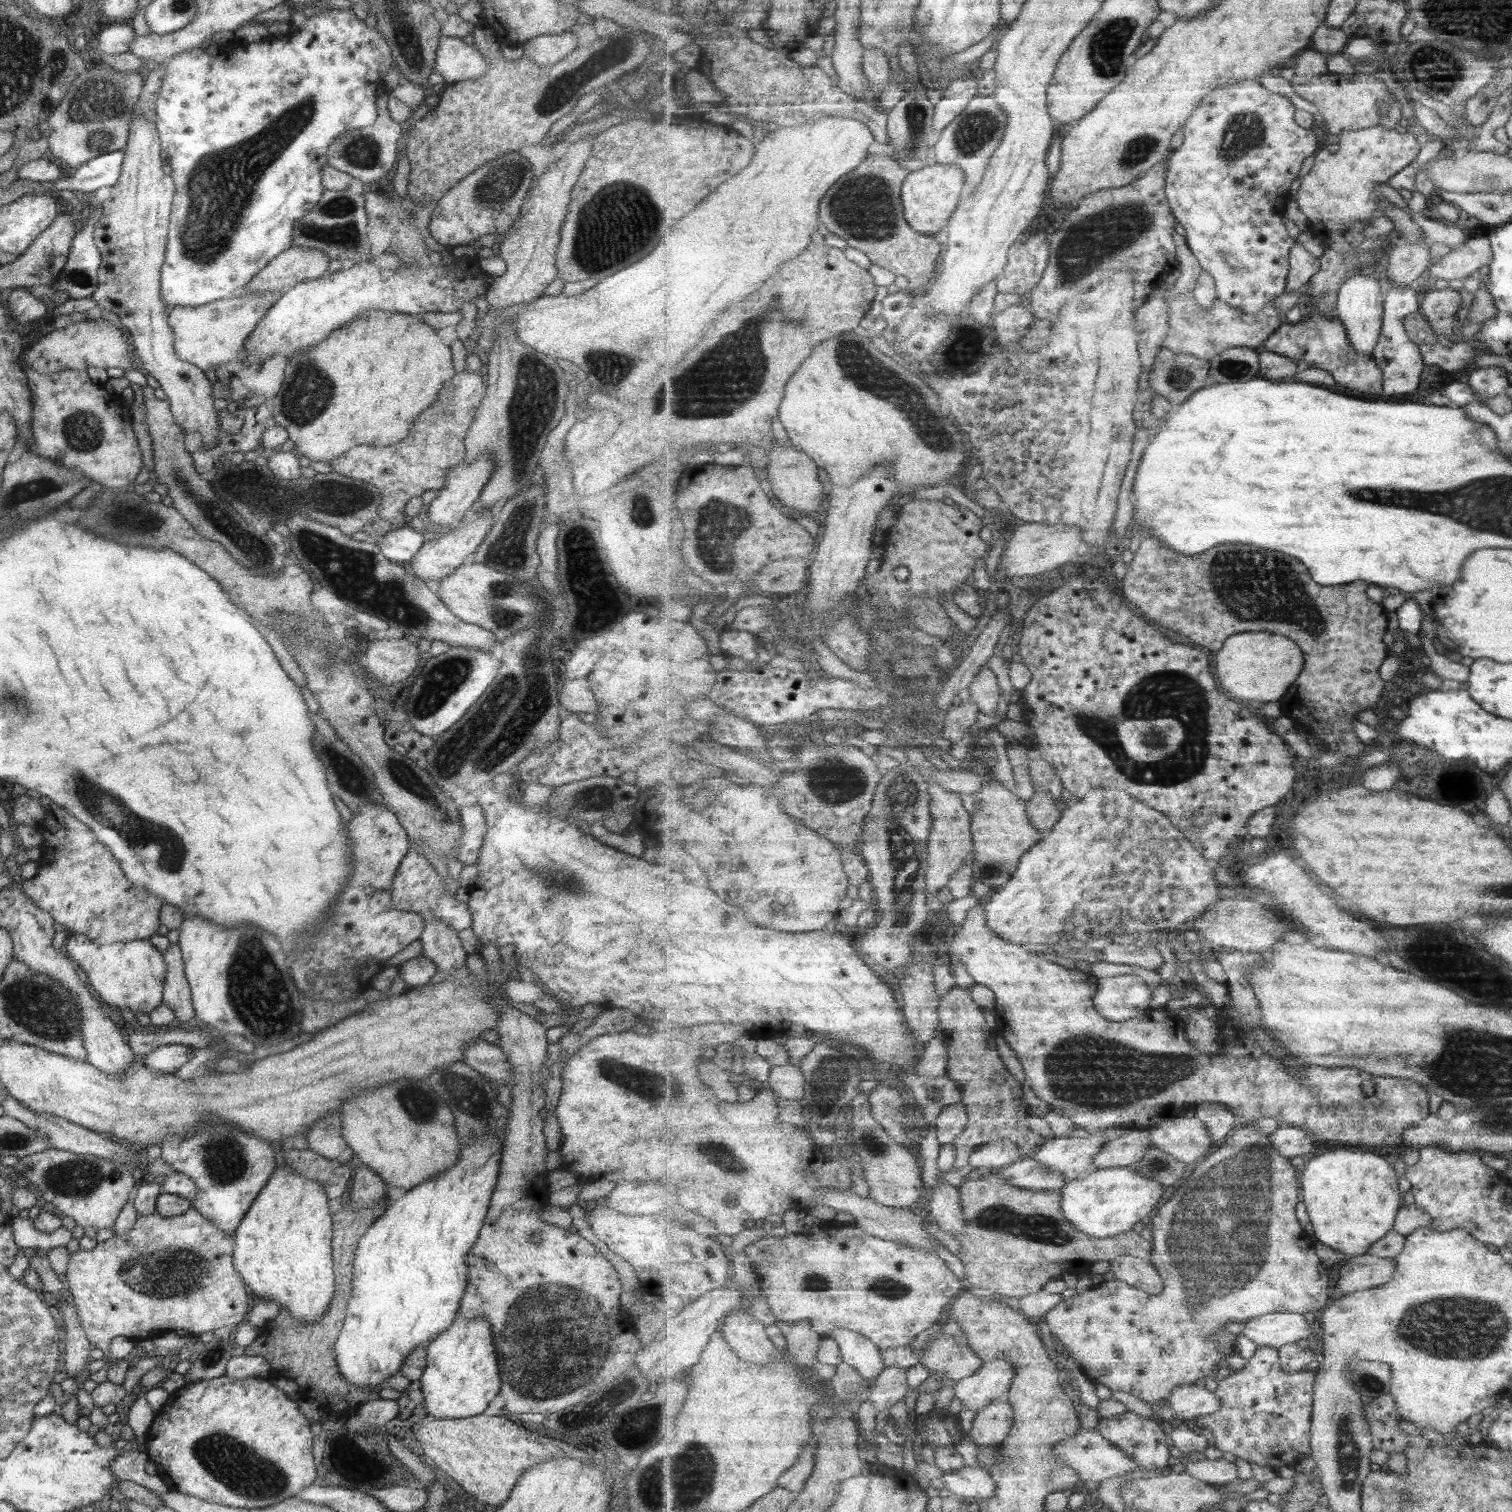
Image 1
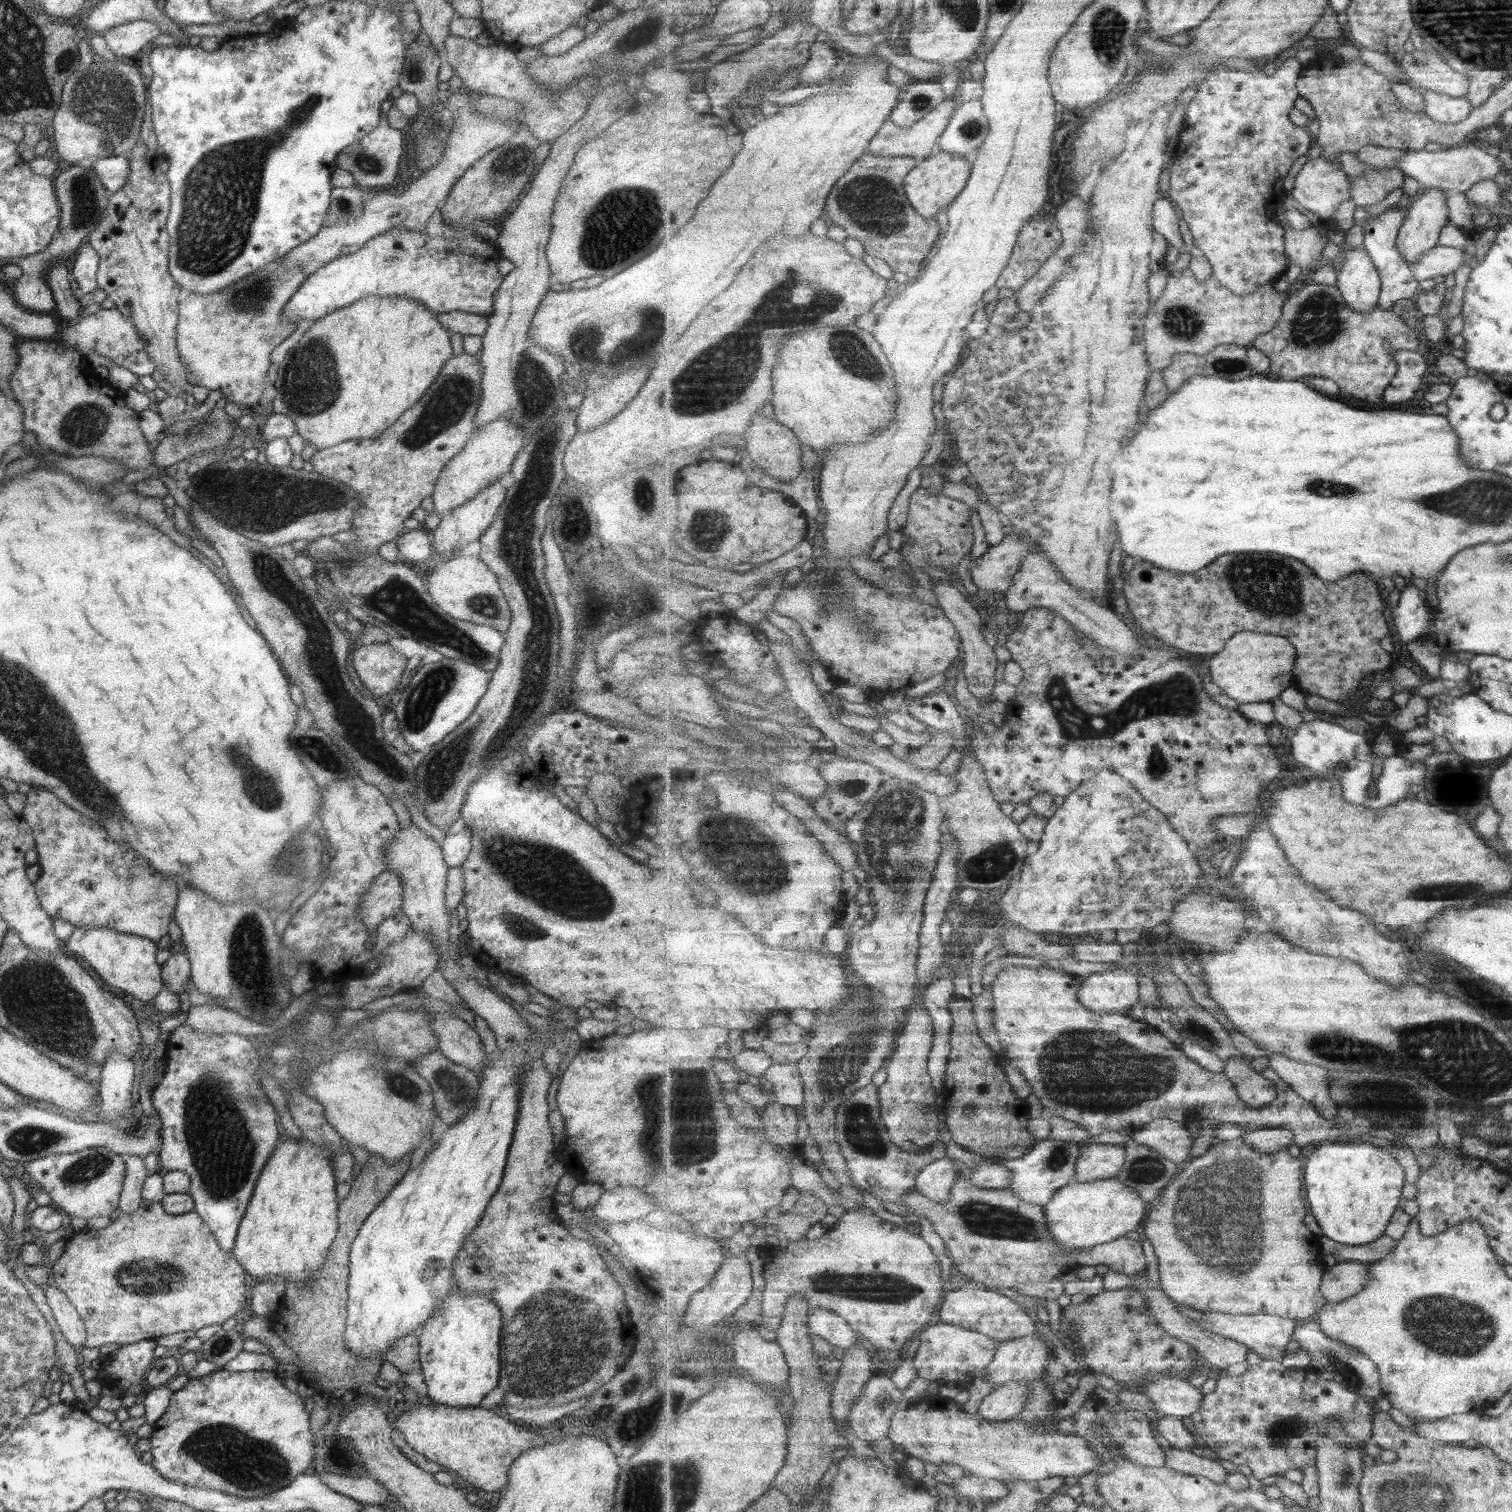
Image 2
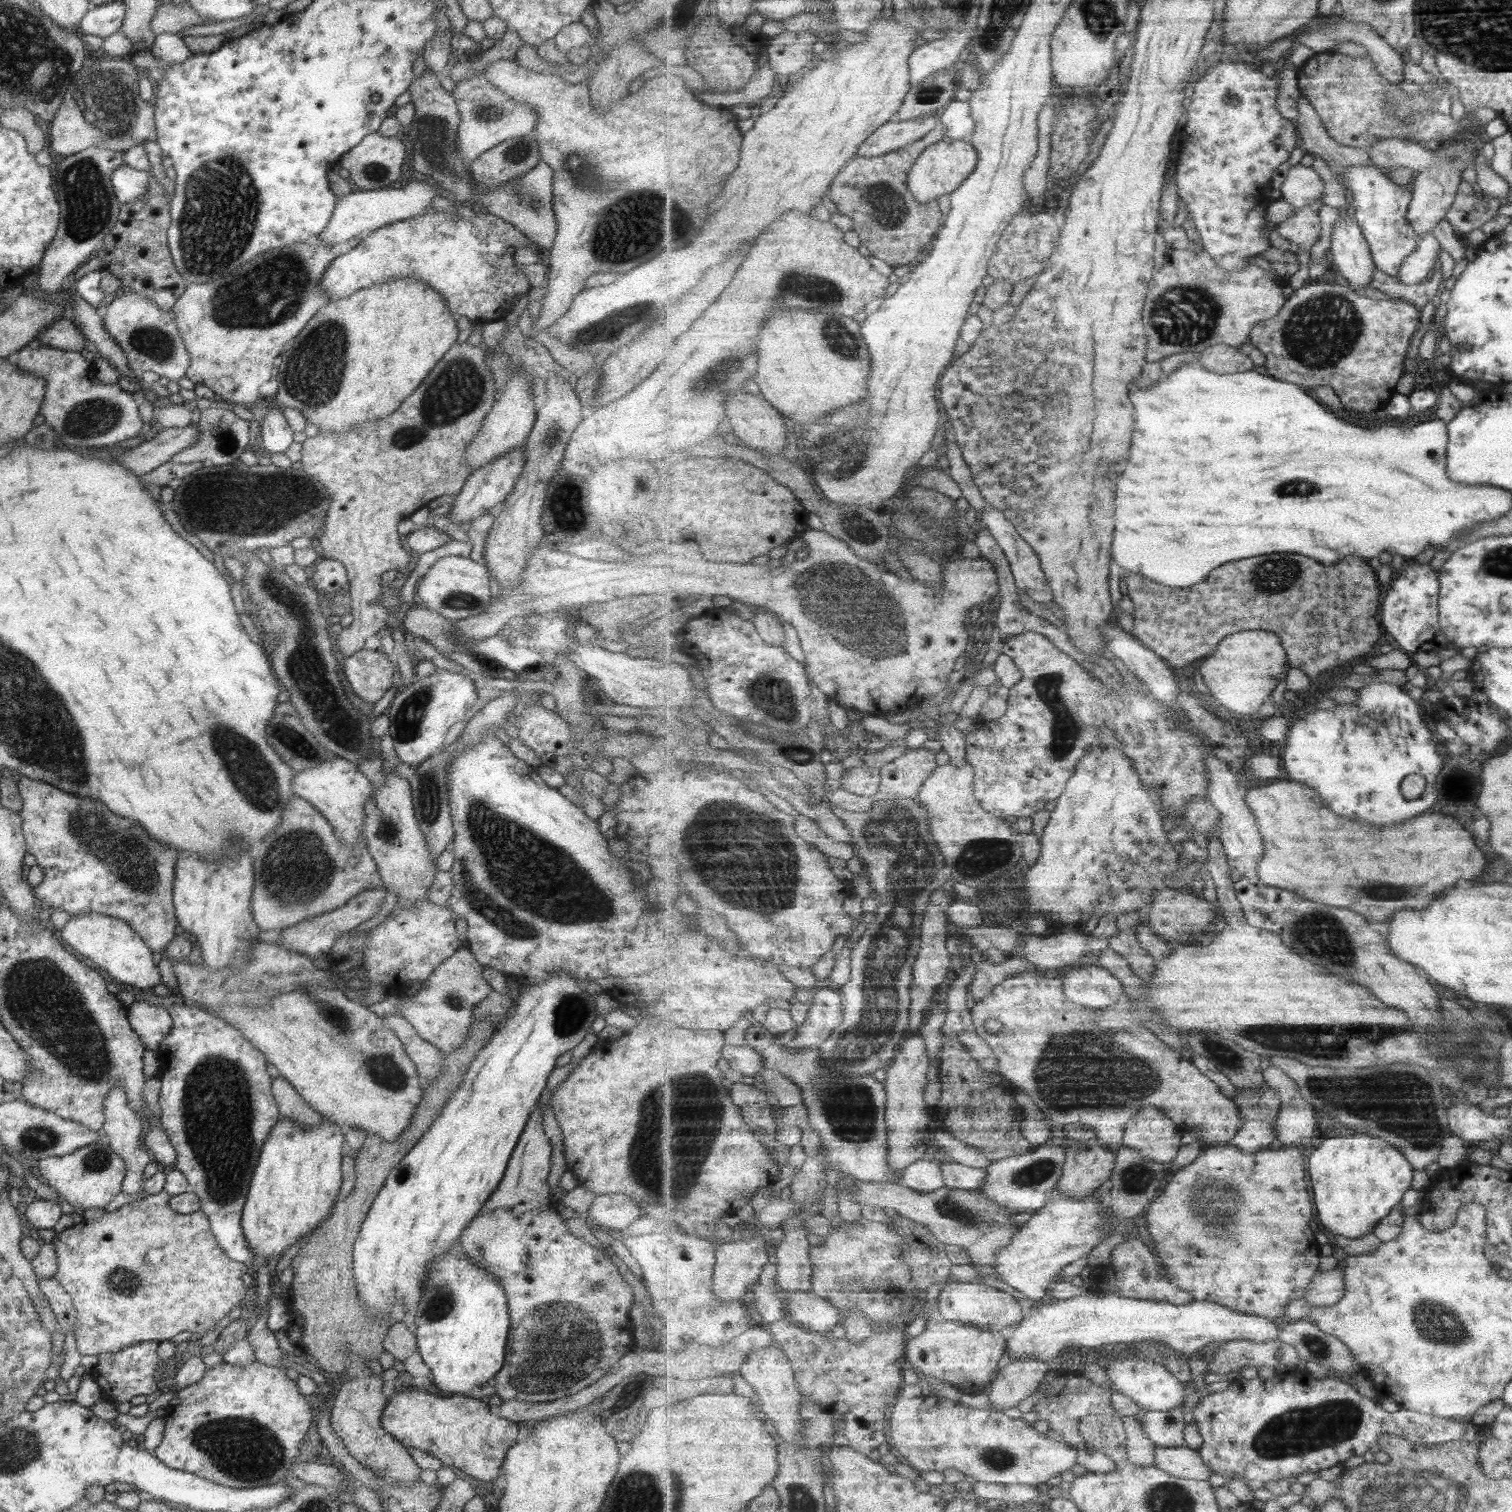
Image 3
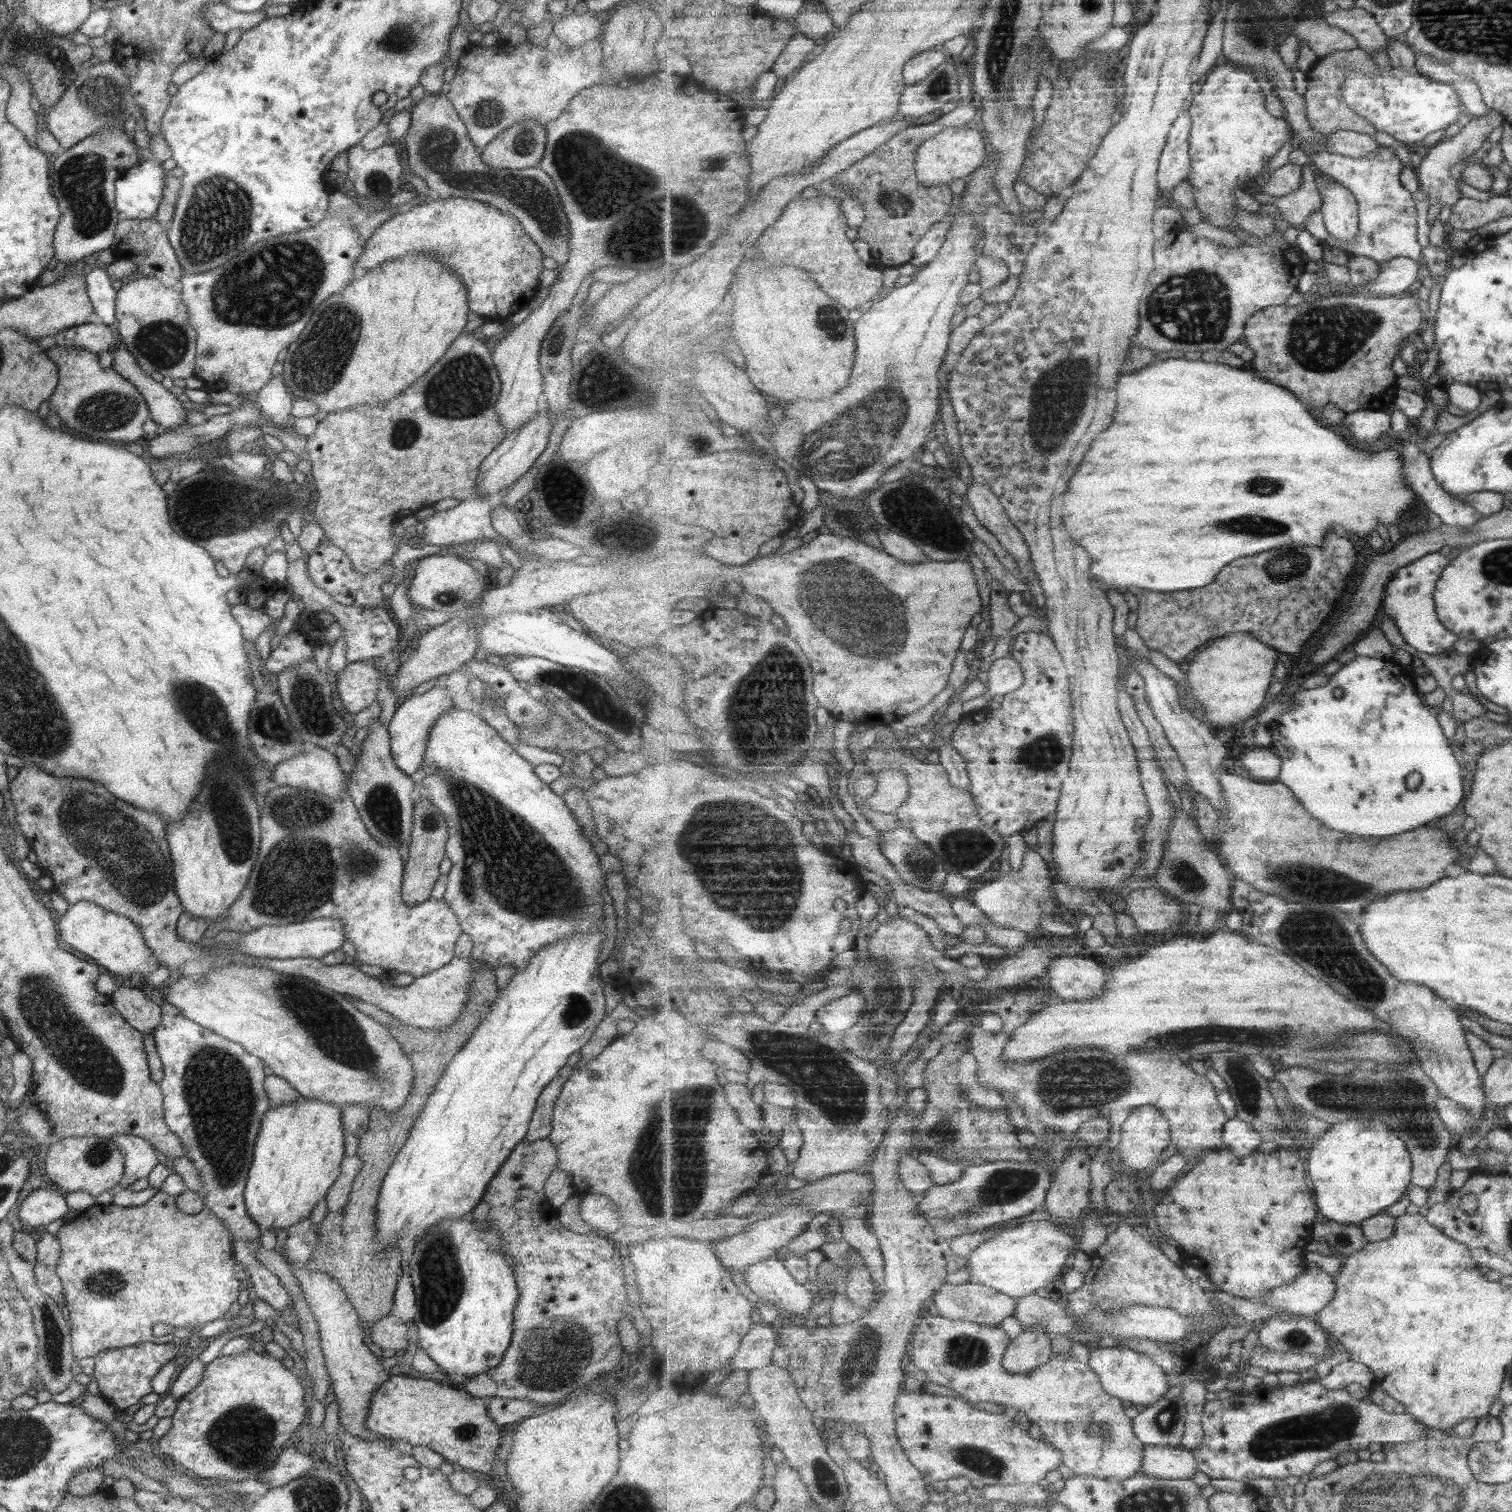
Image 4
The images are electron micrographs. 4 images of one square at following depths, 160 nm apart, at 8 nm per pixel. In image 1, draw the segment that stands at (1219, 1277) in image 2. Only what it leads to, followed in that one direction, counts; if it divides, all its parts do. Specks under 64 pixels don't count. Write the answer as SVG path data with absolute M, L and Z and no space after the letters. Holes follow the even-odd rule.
M1248 1122L1237 1127L1227 1135L1222 1143L1219 1143L1215 1150L1204 1160L1196 1165L1197 1170L1188 1174L1189 1178L1181 1177L1181 1180L1173 1186L1163 1187L1161 1196L1161 1206L1158 1213L1152 1219L1151 1231L1154 1236L1151 1261L1164 1280L1164 1289L1161 1294L1148 1294L1141 1289L1137 1289L1125 1281L1104 1280L1097 1286L1093 1286L1082 1293L1077 1293L1072 1297L1063 1298L1056 1308L1049 1311L1045 1320L1050 1328L1053 1338L1067 1354L1071 1360L1074 1359L1078 1365L1085 1370L1087 1377L1099 1385L1104 1385L1110 1391L1122 1391L1145 1401L1149 1405L1168 1402L1169 1397L1177 1387L1183 1385L1195 1385L1197 1380L1205 1379L1206 1376L1214 1375L1219 1366L1224 1365L1223 1354L1219 1352L1219 1346L1215 1343L1205 1342L1209 1340L1209 1335L1219 1330L1225 1330L1229 1323L1247 1323L1253 1318L1263 1317L1272 1313L1297 1313L1323 1312L1334 1299L1334 1291L1329 1280L1327 1268L1318 1254L1315 1254L1315 1242L1311 1238L1305 1238L1305 1230L1297 1220L1296 1206L1299 1202L1299 1178L1297 1170L1291 1159L1282 1155L1273 1144L1269 1136L1260 1133Z

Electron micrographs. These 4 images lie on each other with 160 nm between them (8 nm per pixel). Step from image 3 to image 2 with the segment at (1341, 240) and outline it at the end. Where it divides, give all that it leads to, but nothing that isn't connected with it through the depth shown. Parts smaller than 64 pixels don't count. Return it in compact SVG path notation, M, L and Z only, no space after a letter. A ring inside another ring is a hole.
M1363 246L1345 247L1336 286L1341 297L1357 312L1373 312L1380 304L1382 278L1369 251Z

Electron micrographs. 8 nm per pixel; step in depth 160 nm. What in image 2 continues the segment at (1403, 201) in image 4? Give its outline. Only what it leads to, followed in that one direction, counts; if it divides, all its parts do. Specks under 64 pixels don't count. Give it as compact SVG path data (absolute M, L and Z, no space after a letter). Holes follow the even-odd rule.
M1399 202L1378 215L1370 214L1372 218L1369 219L1367 225L1363 226L1365 231L1363 246L1369 251L1382 278L1382 291L1378 307L1383 310L1392 310L1399 300L1414 299L1421 291L1419 280L1414 275L1412 265L1403 258L1401 251L1397 248L1398 234L1404 225L1408 209L1408 205L1403 206Z

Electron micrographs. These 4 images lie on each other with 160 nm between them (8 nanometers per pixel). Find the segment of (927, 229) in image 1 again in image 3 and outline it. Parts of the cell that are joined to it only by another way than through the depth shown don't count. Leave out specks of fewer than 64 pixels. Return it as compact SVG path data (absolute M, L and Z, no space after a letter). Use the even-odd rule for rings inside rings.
M943 139L937 144L931 145L923 153L921 157L917 159L917 164L912 166L910 173L908 174L908 187L913 193L913 196L920 202L931 202L937 198L941 198L943 194L951 194L954 190L960 188L964 184L965 180L973 174L976 166L980 162L980 155L977 153L977 149L972 145L971 140L946 140Z

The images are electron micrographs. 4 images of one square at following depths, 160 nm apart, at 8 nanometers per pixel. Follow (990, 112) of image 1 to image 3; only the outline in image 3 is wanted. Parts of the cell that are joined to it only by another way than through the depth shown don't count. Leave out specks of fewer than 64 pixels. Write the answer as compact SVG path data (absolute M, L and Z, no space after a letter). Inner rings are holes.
M951 101L940 113L939 119L944 126L944 139L970 140L976 133L976 120L968 102Z

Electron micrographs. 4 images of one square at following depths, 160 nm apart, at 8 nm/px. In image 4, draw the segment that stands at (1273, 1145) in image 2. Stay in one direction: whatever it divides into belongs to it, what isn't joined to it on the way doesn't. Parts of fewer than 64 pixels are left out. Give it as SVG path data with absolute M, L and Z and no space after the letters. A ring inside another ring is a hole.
M1235 1118L1224 1126L1225 1148L1231 1149L1237 1156L1246 1157L1255 1152L1261 1144L1262 1136L1249 1122Z

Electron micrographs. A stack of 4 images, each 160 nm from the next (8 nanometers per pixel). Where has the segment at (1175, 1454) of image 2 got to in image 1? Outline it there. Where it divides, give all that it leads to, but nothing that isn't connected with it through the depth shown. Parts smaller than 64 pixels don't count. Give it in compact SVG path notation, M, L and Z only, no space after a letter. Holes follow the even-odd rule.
M1220 1458L1217 1460L1201 1460L1201 1462L1191 1462L1184 1460L1185 1471L1205 1482L1217 1485L1228 1485L1237 1479L1239 1470L1237 1464Z

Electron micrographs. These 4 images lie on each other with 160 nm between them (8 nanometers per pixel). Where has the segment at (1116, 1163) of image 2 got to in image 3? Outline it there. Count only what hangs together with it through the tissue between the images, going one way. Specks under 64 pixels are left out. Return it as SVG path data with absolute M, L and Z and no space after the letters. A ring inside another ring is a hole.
M1070 1138L1064 1141L1064 1144L1068 1158L1060 1178L1061 1194L1081 1200L1097 1192L1098 1188L1111 1178L1116 1165L1116 1149L1104 1146L1100 1141L1079 1141Z

